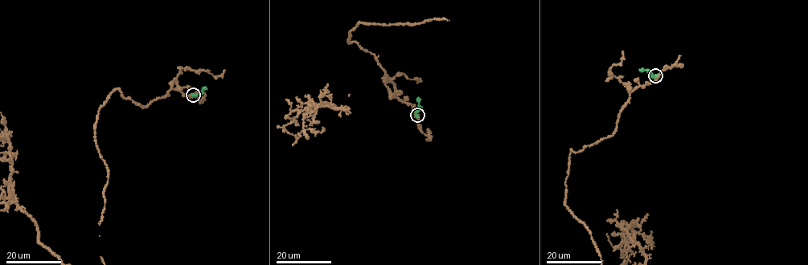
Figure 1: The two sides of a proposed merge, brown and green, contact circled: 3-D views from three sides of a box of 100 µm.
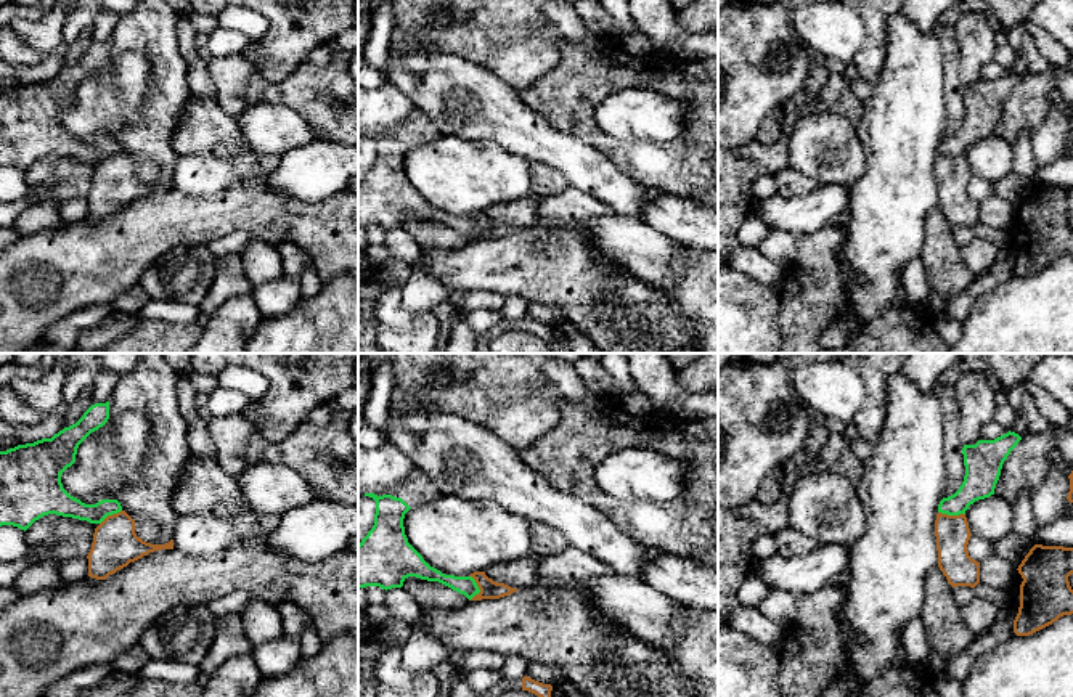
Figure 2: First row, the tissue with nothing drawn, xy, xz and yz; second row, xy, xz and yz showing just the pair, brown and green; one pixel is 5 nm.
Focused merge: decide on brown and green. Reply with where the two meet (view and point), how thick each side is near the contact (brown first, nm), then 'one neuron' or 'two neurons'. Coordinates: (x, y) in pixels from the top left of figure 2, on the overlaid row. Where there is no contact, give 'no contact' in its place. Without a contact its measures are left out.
contact xz (479, 588); calibres 100 and 100 nm; two neurons

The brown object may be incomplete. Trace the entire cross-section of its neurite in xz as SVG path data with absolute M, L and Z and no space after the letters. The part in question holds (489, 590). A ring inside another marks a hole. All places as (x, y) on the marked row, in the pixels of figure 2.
M474 572L469 577L472 577L480 589L479 594L475 594L471 601L482 601L482 599L500 599L504 596L509 596L519 589L511 588L504 583L496 583L492 578L485 575L485 572Z

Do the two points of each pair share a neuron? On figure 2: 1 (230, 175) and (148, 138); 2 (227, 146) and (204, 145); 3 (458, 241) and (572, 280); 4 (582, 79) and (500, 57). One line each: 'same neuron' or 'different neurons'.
1: different neurons
2: same neuron
3: different neurons
4: different neurons

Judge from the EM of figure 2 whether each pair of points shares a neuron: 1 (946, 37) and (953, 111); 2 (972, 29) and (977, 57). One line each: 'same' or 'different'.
1: same
2: same

